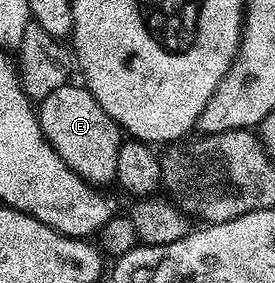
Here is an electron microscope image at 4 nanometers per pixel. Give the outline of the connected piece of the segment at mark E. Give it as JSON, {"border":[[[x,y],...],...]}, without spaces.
{"border":[[[67,84],[56,88],[56,92],[48,92],[37,103],[38,123],[44,136],[52,144],[54,151],[77,172],[85,182],[91,184],[113,183],[116,179],[116,156],[120,156],[120,148],[124,141],[123,131],[100,108],[100,104],[90,95],[85,85]]]}

